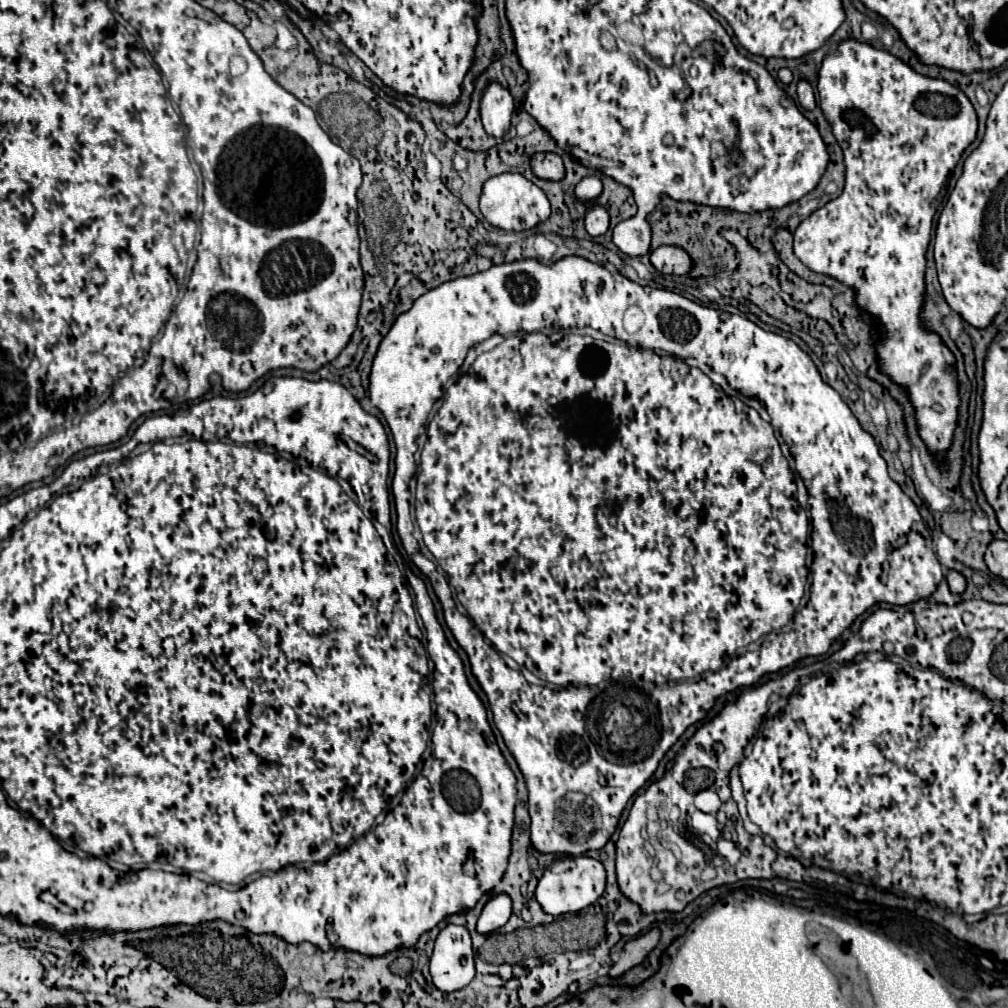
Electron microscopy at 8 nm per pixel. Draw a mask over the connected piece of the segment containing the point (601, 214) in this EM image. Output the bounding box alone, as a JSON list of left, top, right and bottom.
[584,204,610,236]

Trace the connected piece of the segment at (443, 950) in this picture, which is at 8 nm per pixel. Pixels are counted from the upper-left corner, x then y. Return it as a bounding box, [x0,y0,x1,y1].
[430,926,476,992]

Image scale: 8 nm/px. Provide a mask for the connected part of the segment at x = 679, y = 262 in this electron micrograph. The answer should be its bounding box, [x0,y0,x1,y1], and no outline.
[650,246,692,274]

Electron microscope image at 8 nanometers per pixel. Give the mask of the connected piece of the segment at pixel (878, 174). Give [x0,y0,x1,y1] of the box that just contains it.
[794,40,976,452]

